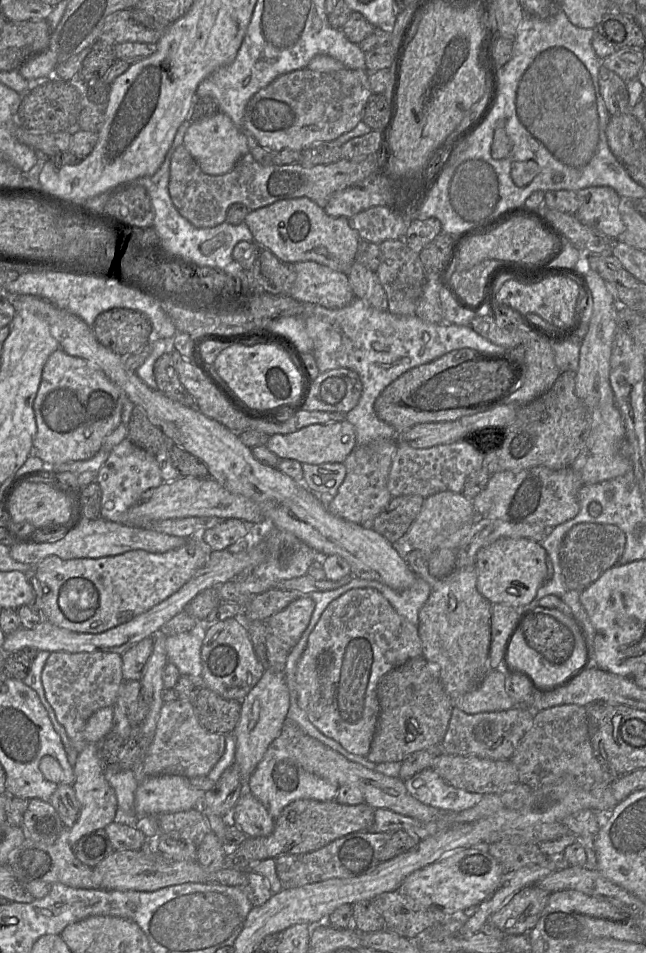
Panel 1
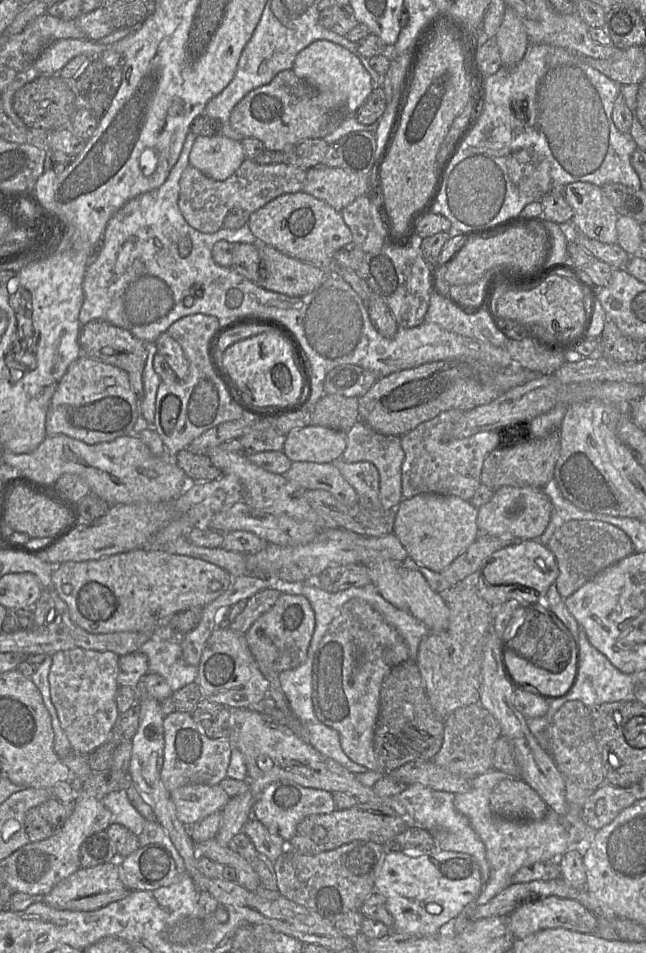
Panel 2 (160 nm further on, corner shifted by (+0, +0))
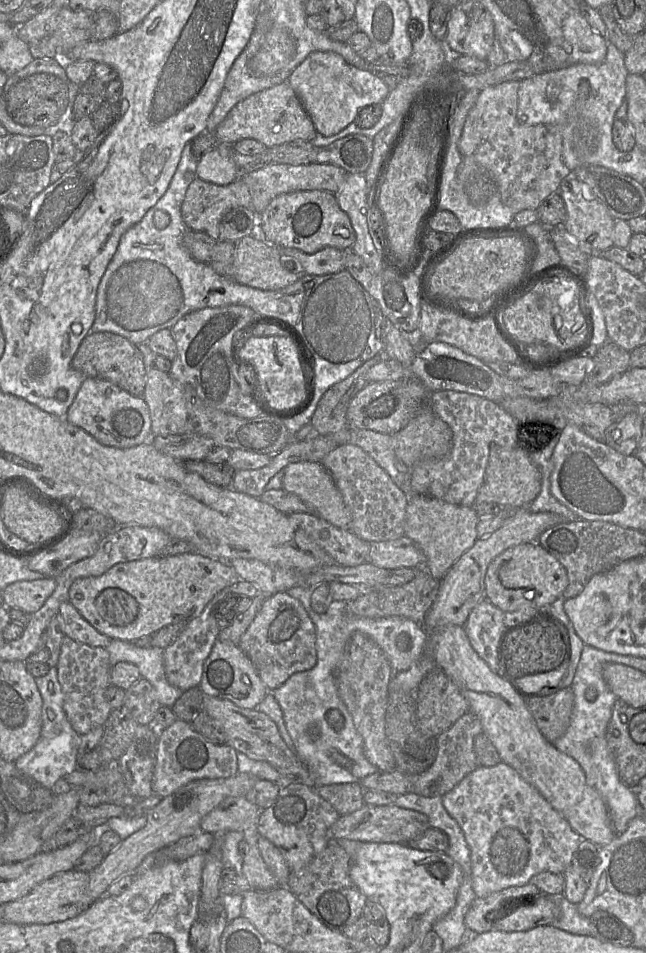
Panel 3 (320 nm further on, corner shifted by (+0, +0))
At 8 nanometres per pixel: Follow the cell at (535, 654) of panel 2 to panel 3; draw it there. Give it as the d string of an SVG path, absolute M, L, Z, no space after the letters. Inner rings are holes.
M540 618L536 622L516 629L508 634L503 635L499 647L499 674L507 679L510 679L514 687L524 696L534 696L542 689L548 687L556 687L563 680L563 676L568 670L571 659L571 647L566 649L566 645L559 631L559 623L549 622L544 618Z

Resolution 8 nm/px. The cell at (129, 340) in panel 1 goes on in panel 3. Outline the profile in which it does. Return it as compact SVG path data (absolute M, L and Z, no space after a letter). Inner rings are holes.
M112 332L88 333L71 360L71 367L85 377L110 381L133 396L142 396L145 388L146 368L142 353L129 340Z

